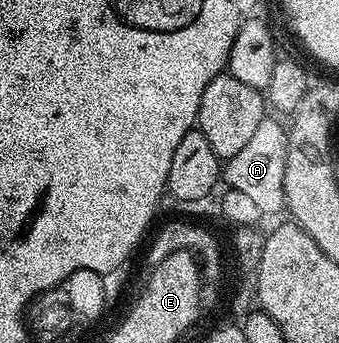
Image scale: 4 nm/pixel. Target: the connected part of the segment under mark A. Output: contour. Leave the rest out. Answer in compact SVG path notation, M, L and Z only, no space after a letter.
M265 117L261 125L257 125L253 137L241 148L237 157L226 160L221 175L226 186L230 189L241 189L257 205L257 209L264 215L271 215L274 211L283 211L283 182L287 168L287 131L271 117Z

